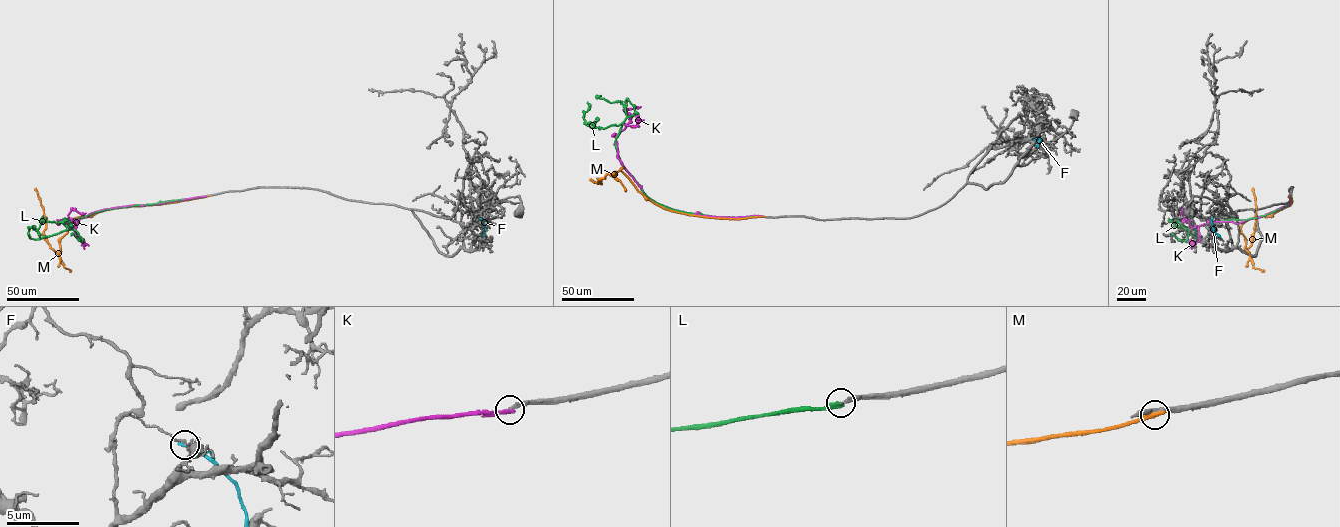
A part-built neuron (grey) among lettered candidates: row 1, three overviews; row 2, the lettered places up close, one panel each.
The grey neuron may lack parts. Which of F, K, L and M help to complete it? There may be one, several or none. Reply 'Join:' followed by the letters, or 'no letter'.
Join: no letter

